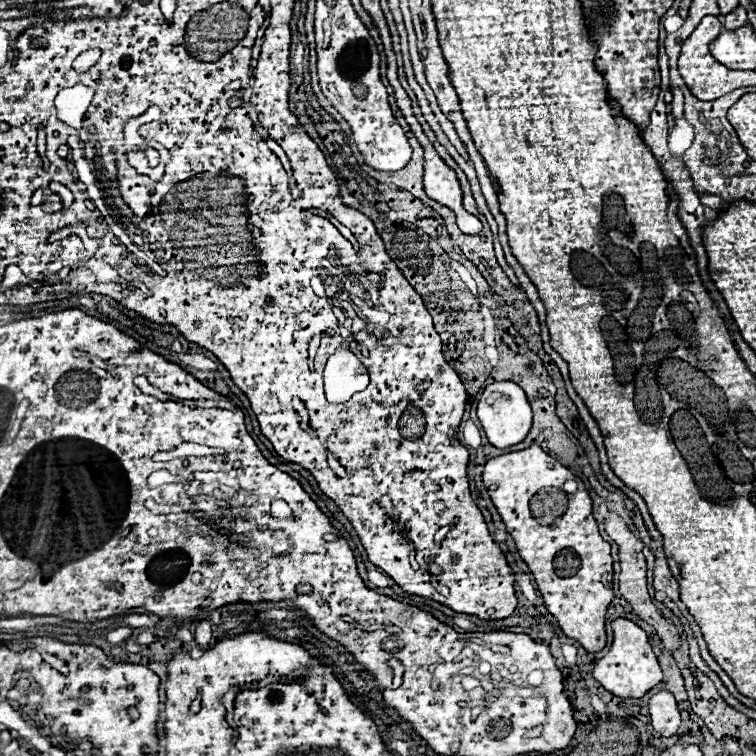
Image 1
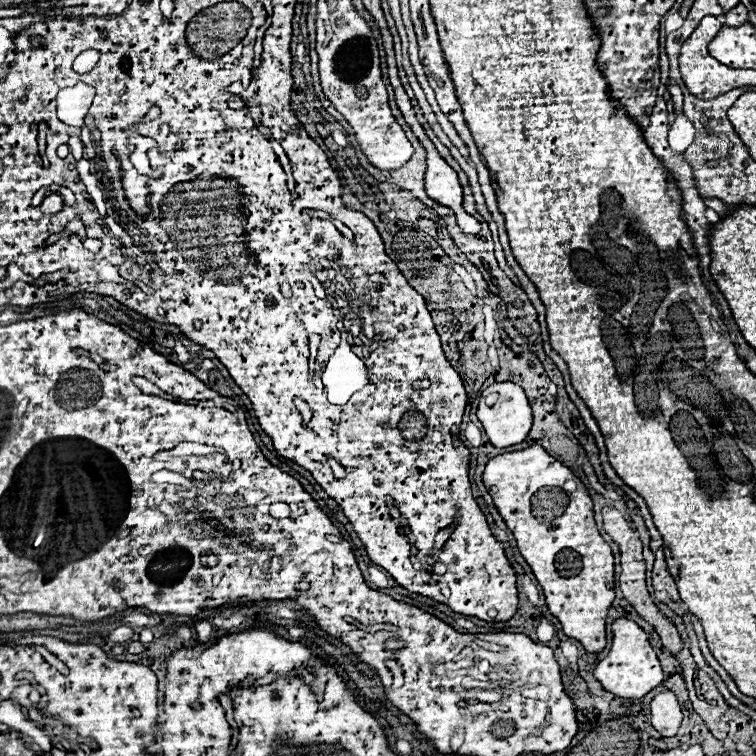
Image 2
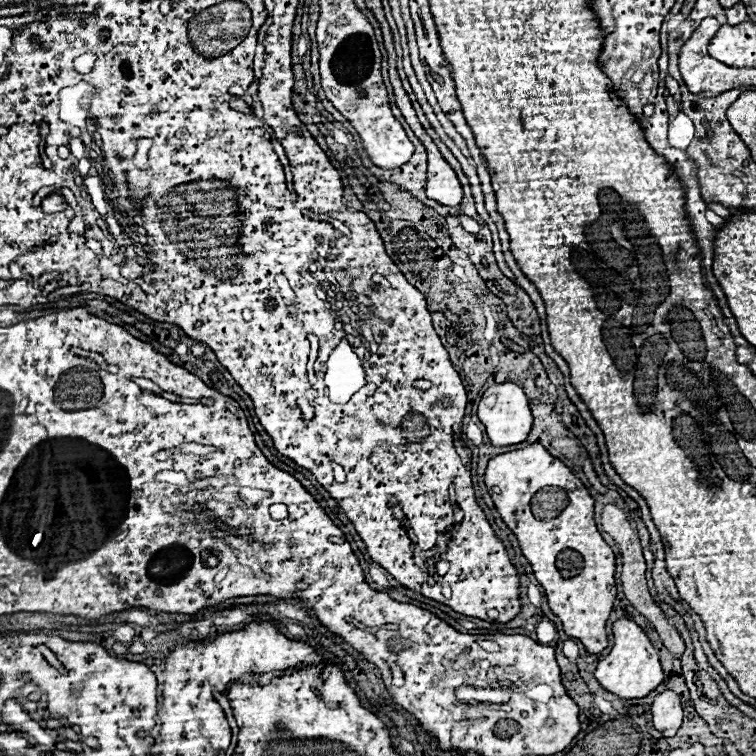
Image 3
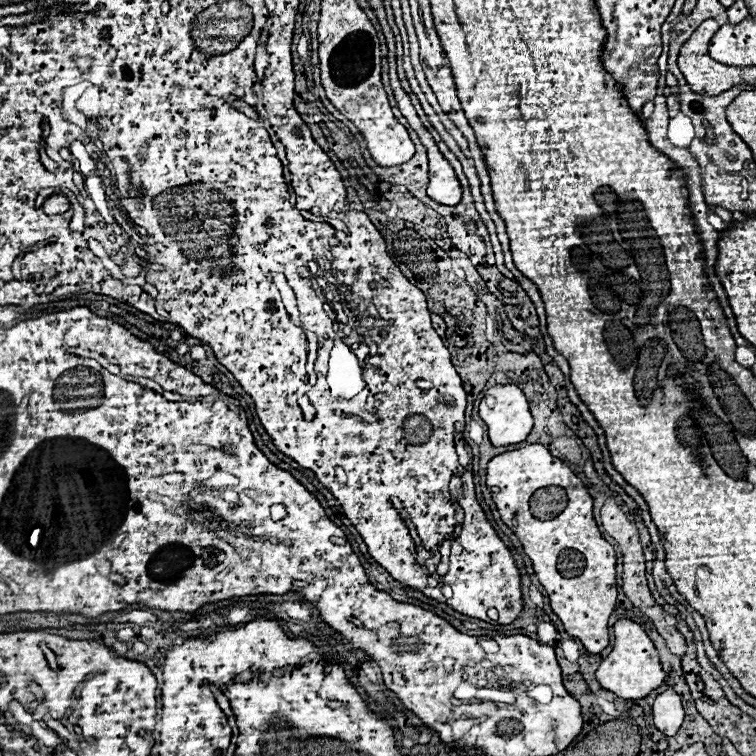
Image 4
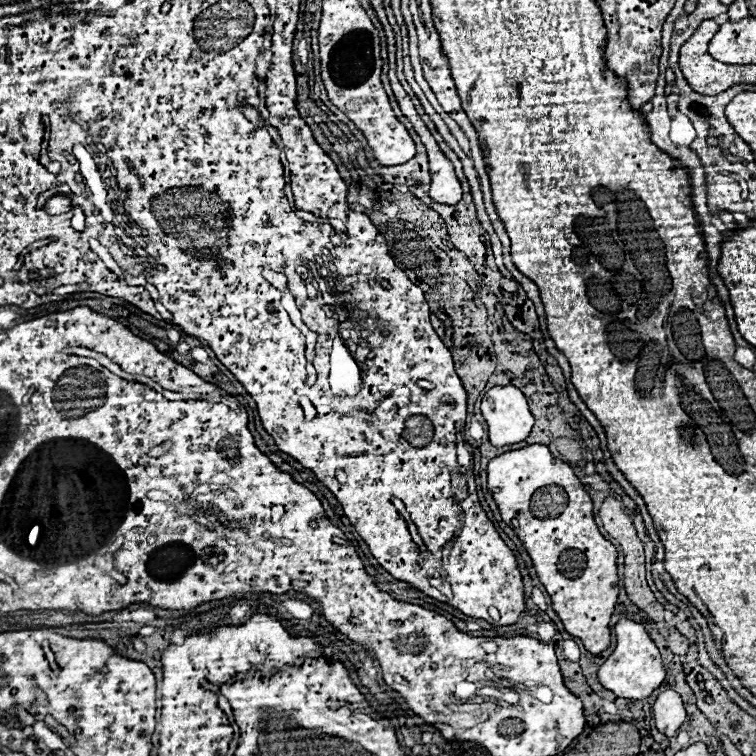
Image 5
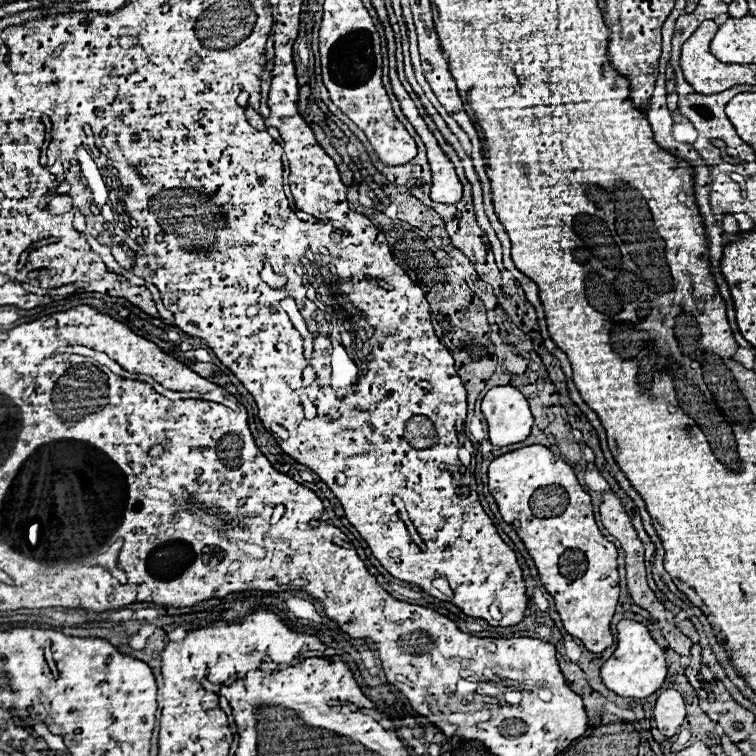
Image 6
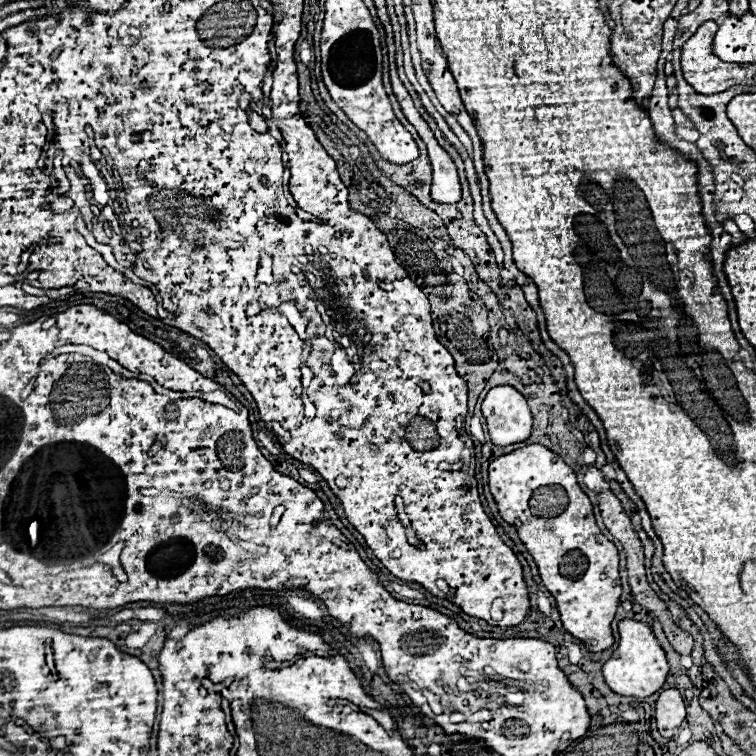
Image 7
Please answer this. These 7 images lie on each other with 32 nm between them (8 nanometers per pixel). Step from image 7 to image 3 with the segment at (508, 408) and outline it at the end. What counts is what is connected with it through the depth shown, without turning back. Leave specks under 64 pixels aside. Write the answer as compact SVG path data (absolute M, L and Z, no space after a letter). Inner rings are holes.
M512 382L494 384L484 390L480 404L478 404L478 418L486 426L486 434L488 434L490 442L498 448L524 442L526 436L530 434L530 428L532 428L532 412L528 406L528 398L522 392L522 388Z

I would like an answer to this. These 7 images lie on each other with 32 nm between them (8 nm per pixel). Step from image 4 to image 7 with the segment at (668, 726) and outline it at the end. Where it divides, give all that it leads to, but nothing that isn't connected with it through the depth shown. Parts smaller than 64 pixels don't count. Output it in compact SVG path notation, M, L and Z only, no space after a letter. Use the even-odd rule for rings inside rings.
M668 688L660 694L660 698L656 702L656 722L658 722L658 730L662 736L672 738L676 734L676 730L680 728L680 724L686 716L684 708L686 708L686 704L678 690Z

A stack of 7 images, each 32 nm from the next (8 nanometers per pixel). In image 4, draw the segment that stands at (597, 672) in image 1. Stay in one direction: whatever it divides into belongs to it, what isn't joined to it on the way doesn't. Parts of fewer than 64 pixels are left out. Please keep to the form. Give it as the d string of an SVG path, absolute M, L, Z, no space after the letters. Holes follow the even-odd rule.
M622 618L614 624L614 640L616 642L614 642L612 652L600 662L600 666L596 670L596 678L598 678L600 686L614 692L616 696L620 696L624 700L646 698L666 678L652 640L646 636L646 632L640 624L626 620L626 618Z

